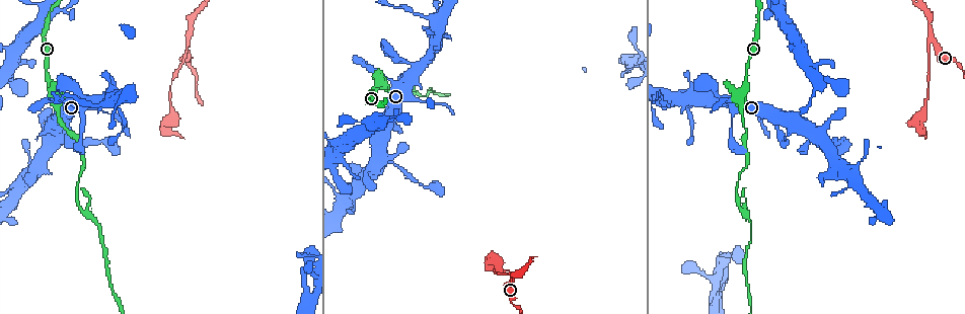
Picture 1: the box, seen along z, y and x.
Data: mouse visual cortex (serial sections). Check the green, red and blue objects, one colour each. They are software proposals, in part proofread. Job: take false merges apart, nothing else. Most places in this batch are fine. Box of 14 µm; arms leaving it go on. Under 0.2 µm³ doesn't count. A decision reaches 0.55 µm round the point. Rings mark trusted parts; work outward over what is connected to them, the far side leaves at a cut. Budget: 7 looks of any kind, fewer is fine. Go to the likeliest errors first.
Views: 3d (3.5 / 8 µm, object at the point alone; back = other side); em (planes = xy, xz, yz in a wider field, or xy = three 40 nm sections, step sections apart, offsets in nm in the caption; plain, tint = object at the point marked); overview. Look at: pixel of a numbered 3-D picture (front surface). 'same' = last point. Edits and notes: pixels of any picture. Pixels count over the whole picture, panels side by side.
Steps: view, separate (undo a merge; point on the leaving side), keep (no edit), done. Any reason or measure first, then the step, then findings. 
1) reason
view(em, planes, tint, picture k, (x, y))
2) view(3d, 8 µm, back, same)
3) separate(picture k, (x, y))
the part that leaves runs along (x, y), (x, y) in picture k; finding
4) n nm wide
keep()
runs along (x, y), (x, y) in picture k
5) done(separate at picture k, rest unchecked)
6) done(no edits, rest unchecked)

abrupt turn
view(3d, 3.5 µm, picture 1, (188, 37))

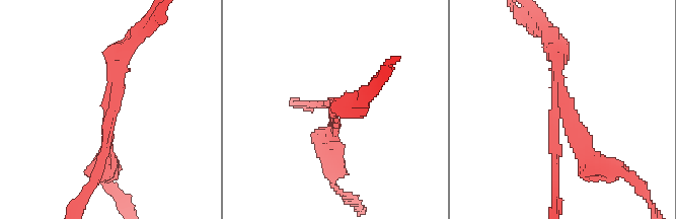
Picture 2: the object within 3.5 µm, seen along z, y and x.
separate(picture 2, (554, 152))
the part that leaves runs along (557, 114), (552, 121), (557, 204) in picture 2; a second cell is stuck on

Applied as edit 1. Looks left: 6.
view(overview)

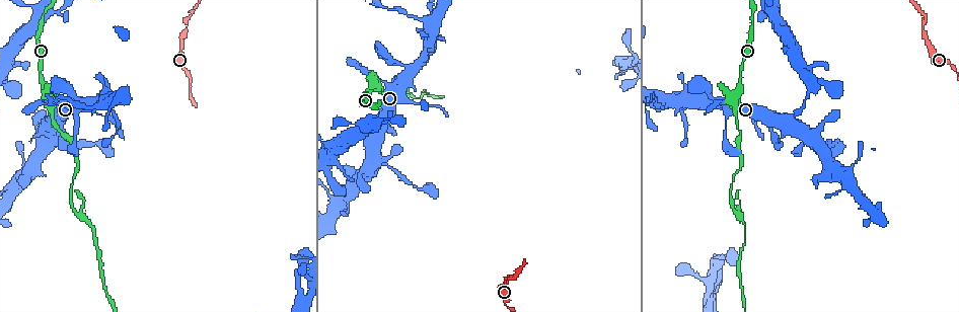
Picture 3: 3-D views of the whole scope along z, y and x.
thin arm on a thick one
view(3d, 3.5 µm, picture 3, (52, 141))

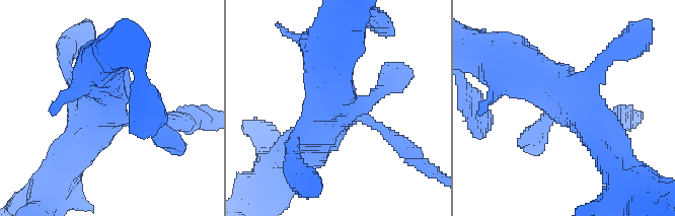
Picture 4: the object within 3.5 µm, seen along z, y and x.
view(em, xy, step 1, plain, picture 4, (119, 114))

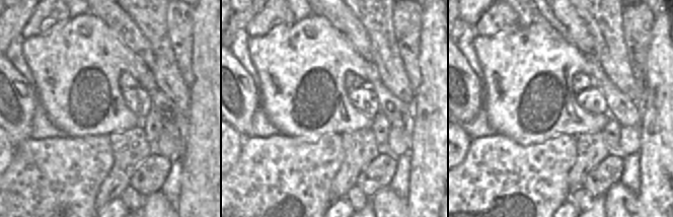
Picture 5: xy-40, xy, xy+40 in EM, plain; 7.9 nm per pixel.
where the object lies
view(em, xy, step 1, tint, same)

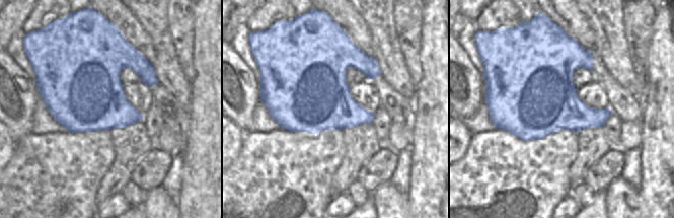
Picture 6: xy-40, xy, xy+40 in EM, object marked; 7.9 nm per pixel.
keep()
continuous, no second cell

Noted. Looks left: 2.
calibre changes
view(3d, 3.5 µm, picture 3, (736, 89))

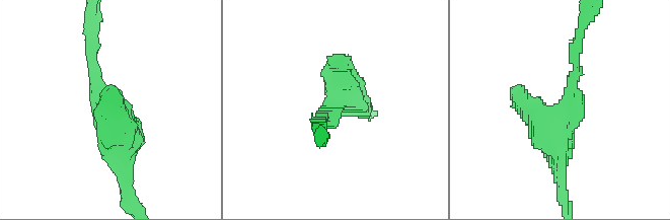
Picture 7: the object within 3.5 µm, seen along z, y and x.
shape alone is not enough
view(em, xy, step 1, tint, picture 7, (330, 110))

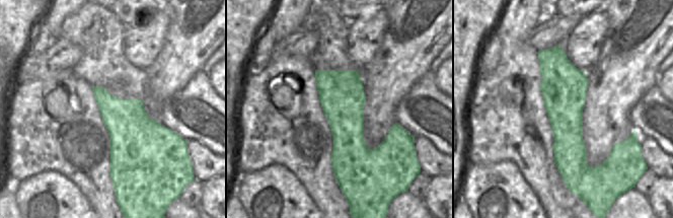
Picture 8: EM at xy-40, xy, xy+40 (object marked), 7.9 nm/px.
keep()
runs along (93, 45), (122, 163) in picture 7; one cell here

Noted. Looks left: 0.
done(separate at picture 2, rest unchecked)

